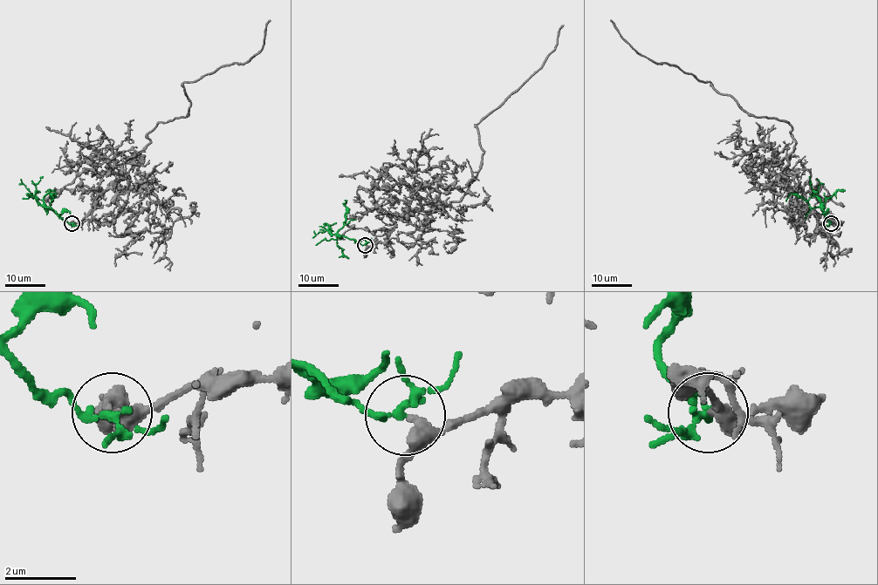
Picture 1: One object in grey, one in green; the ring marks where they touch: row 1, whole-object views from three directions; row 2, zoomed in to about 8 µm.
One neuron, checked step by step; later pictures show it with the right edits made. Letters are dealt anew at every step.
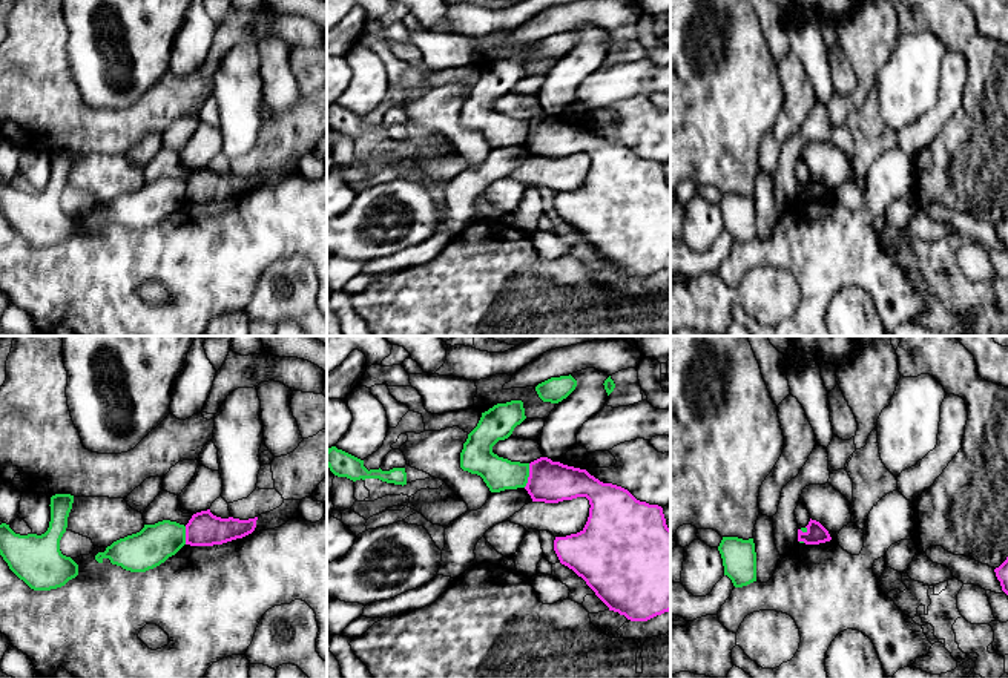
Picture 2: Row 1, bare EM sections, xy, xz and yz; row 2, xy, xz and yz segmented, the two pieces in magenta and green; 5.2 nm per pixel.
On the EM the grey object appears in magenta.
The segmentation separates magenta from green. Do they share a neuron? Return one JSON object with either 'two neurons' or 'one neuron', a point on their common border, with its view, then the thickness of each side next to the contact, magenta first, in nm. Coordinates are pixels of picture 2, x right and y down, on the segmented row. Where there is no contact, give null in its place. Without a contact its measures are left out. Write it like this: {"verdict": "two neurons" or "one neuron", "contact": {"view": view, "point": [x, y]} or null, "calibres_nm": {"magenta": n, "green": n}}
{"verdict": "two neurons", "contact": {"view": "xz", "point": [530, 476]}, "calibres_nm": {"magenta": 220, "green": 170}}

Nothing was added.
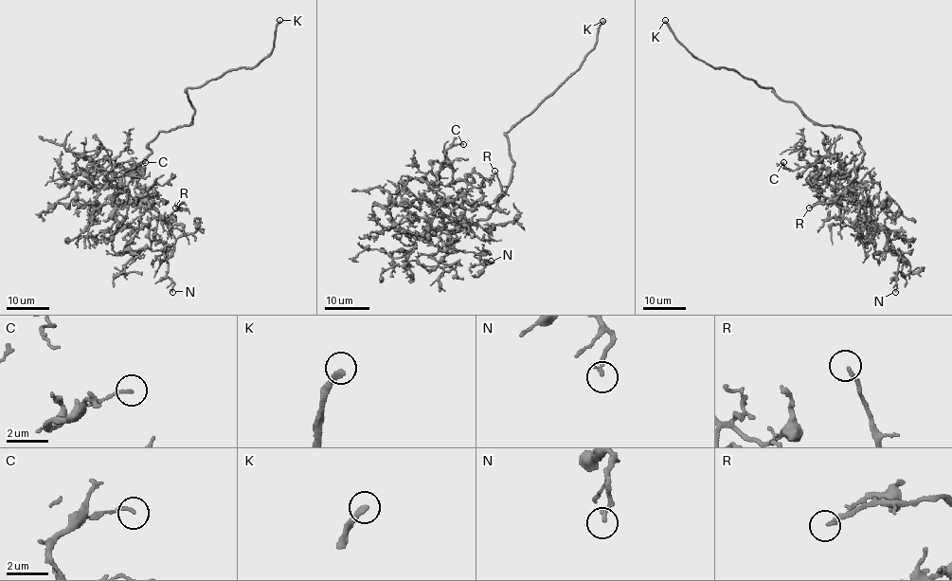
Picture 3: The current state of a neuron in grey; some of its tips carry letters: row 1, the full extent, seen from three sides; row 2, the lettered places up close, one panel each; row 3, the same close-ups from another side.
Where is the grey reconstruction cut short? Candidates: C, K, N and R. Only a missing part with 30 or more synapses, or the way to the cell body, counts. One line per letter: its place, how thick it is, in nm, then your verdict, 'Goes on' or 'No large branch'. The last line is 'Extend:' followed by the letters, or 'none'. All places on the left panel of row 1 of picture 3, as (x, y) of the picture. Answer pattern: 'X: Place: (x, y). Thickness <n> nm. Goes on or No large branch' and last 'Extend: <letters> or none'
C: Place: (145, 162). Thickness 140 nm. No large branch
K: Place: (279, 20). Thickness 280 nm. Goes on
N: Place: (172, 292). Thickness 170 nm. No large branch
R: Place: (175, 208). Thickness 190 nm. No large branch
Extend: K

